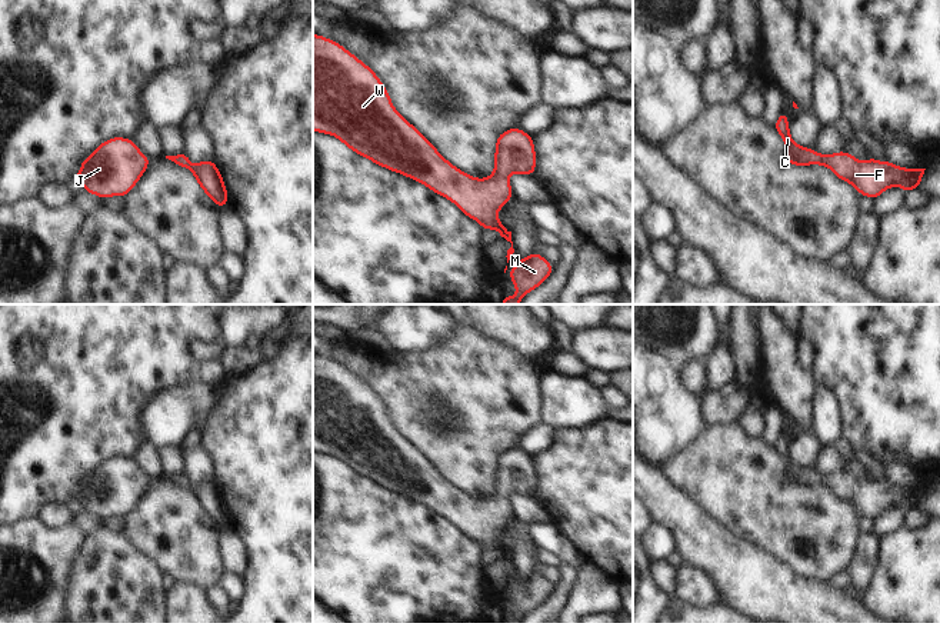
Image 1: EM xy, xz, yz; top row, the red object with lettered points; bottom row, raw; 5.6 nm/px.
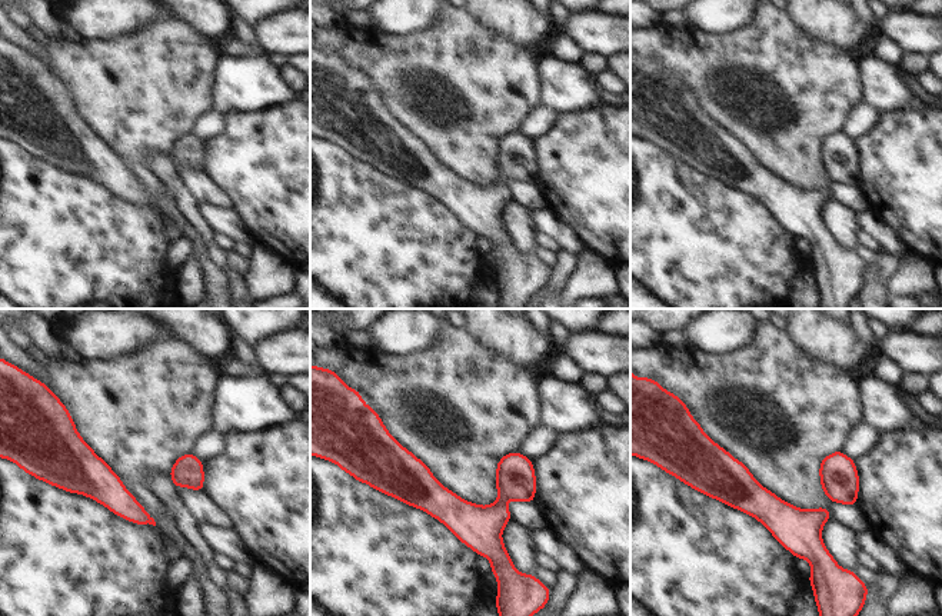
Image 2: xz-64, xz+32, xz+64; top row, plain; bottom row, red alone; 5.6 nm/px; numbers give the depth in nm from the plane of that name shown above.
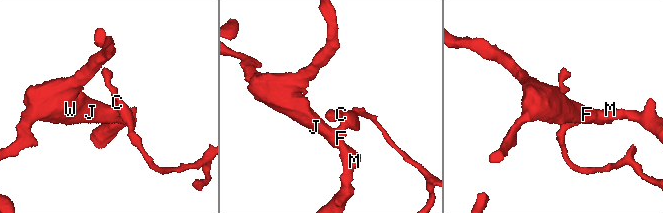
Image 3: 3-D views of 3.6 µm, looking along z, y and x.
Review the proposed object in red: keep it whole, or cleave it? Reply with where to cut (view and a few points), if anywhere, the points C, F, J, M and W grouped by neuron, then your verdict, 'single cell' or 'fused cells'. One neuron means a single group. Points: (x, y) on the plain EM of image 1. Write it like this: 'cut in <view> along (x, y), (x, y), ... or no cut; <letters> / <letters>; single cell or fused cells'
no cut; C F J M W; single cell

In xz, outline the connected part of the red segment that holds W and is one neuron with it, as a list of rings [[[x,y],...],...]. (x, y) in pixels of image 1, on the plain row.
[[[313,354],[313,450],[337,457],[344,466],[371,480],[377,486],[383,486],[391,492],[420,502],[431,512],[454,523],[467,537],[479,542],[483,550],[499,550],[499,559],[506,559],[511,563],[506,576],[507,583],[511,579],[514,573],[511,552],[500,543],[497,533],[513,517],[509,496],[513,493],[530,496],[536,490],[533,457],[526,452],[516,447],[501,453],[496,460],[493,494],[486,499],[471,497],[446,480],[430,463],[430,460],[394,429],[386,406],[367,384],[364,384],[353,373],[347,372],[341,364],[321,357],[320,354]]]

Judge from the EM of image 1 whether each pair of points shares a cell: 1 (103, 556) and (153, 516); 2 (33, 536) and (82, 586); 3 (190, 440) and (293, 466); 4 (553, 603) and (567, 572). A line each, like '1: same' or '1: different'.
1: different
2: different
3: different
4: same

